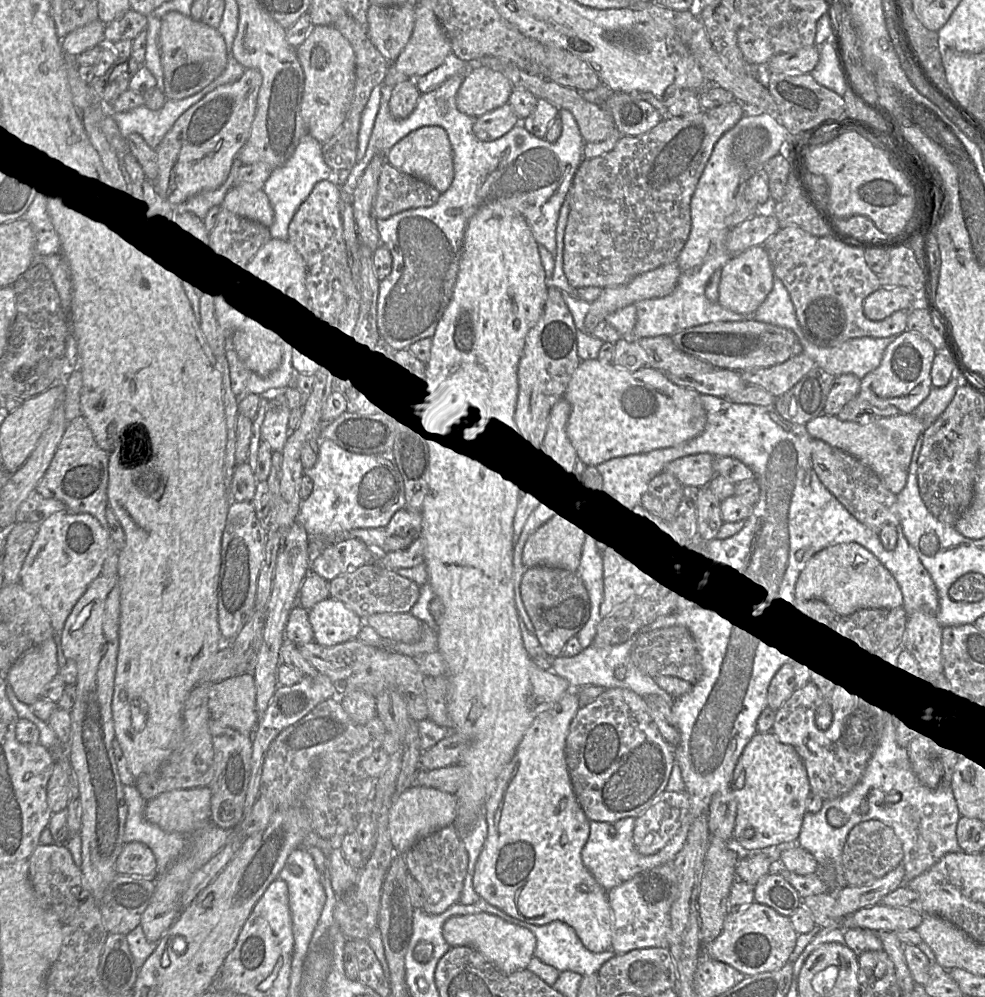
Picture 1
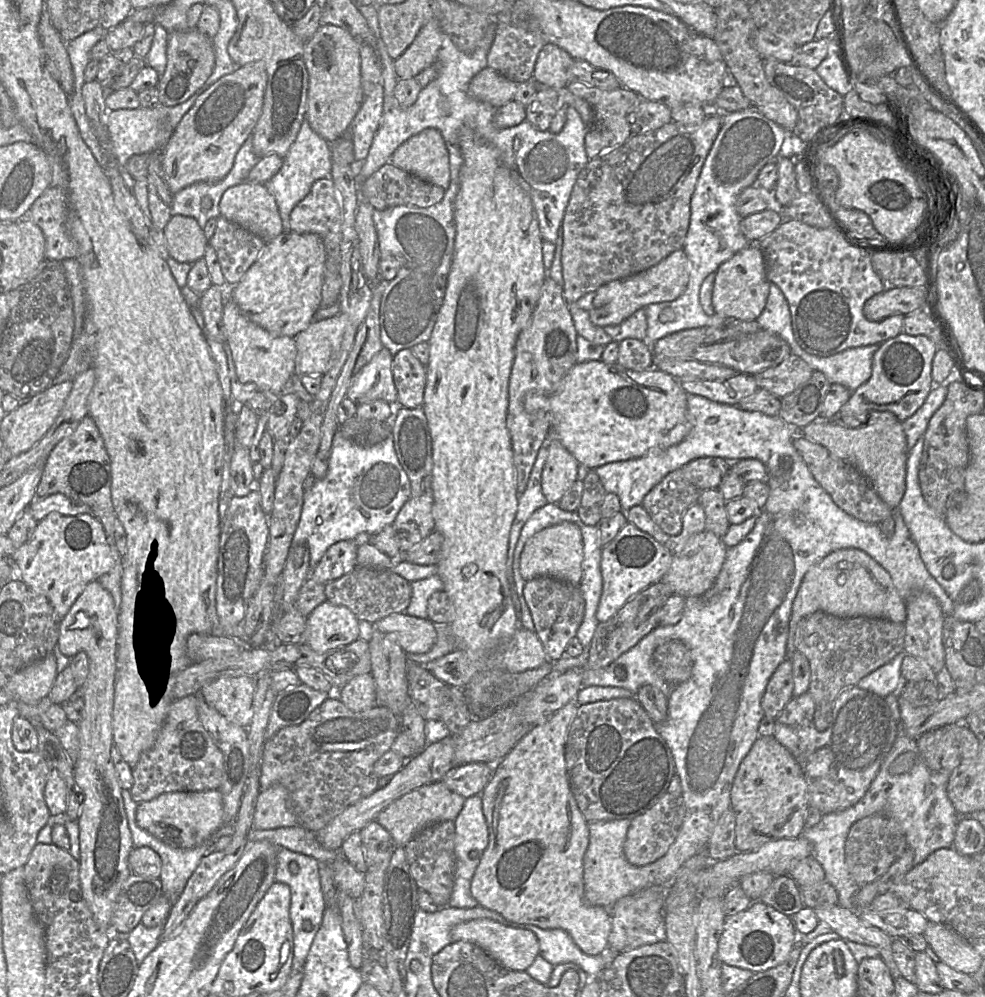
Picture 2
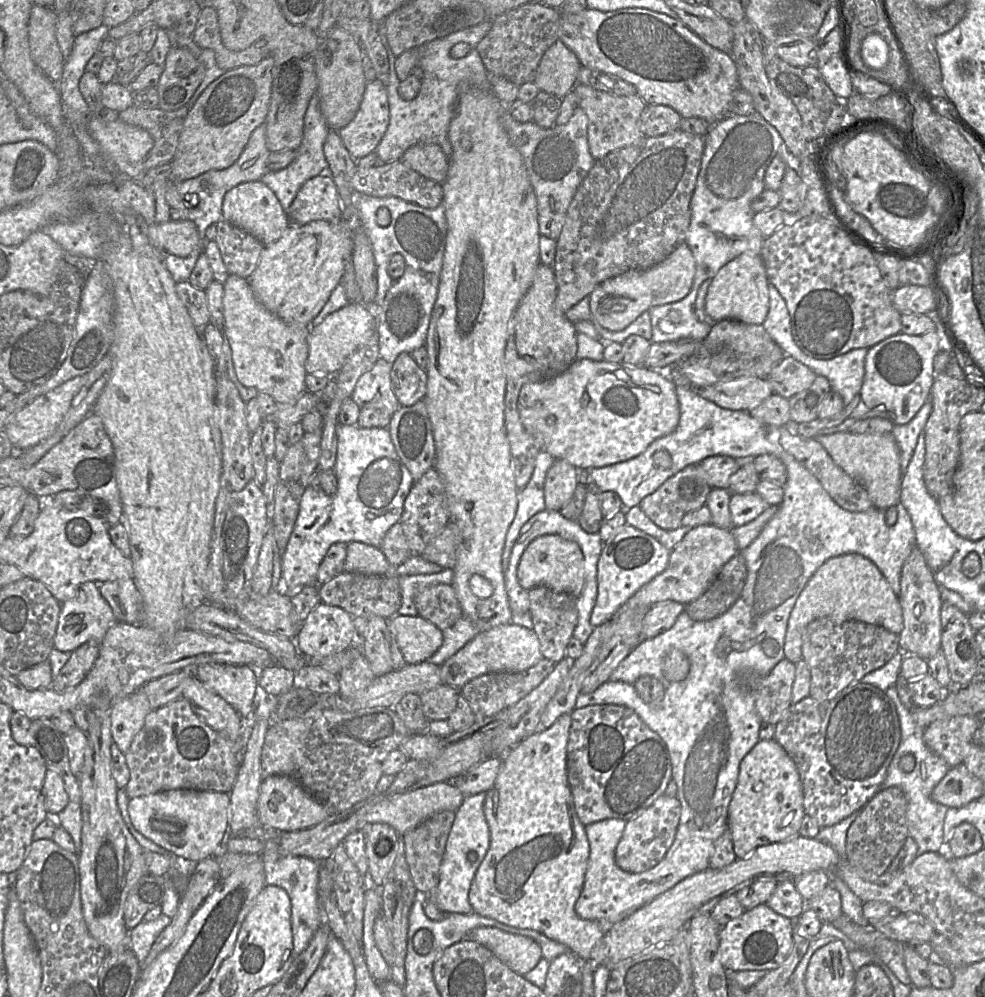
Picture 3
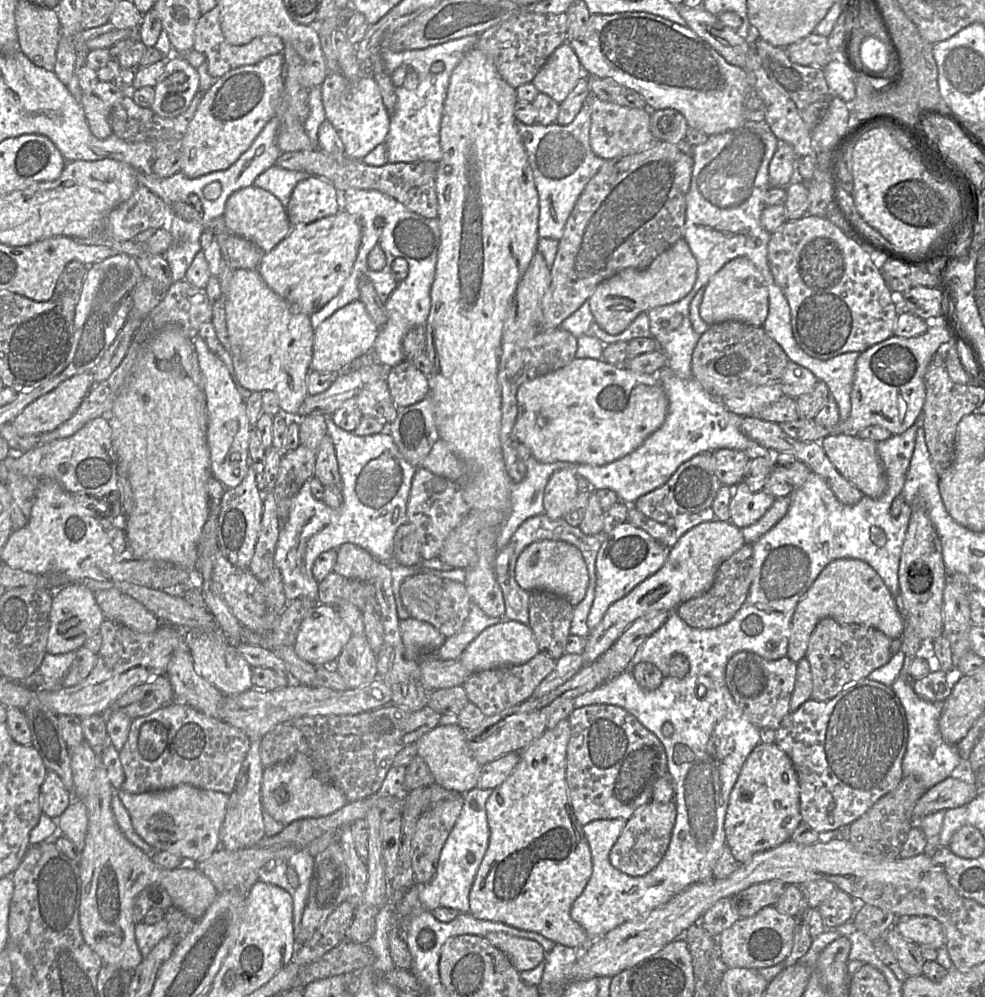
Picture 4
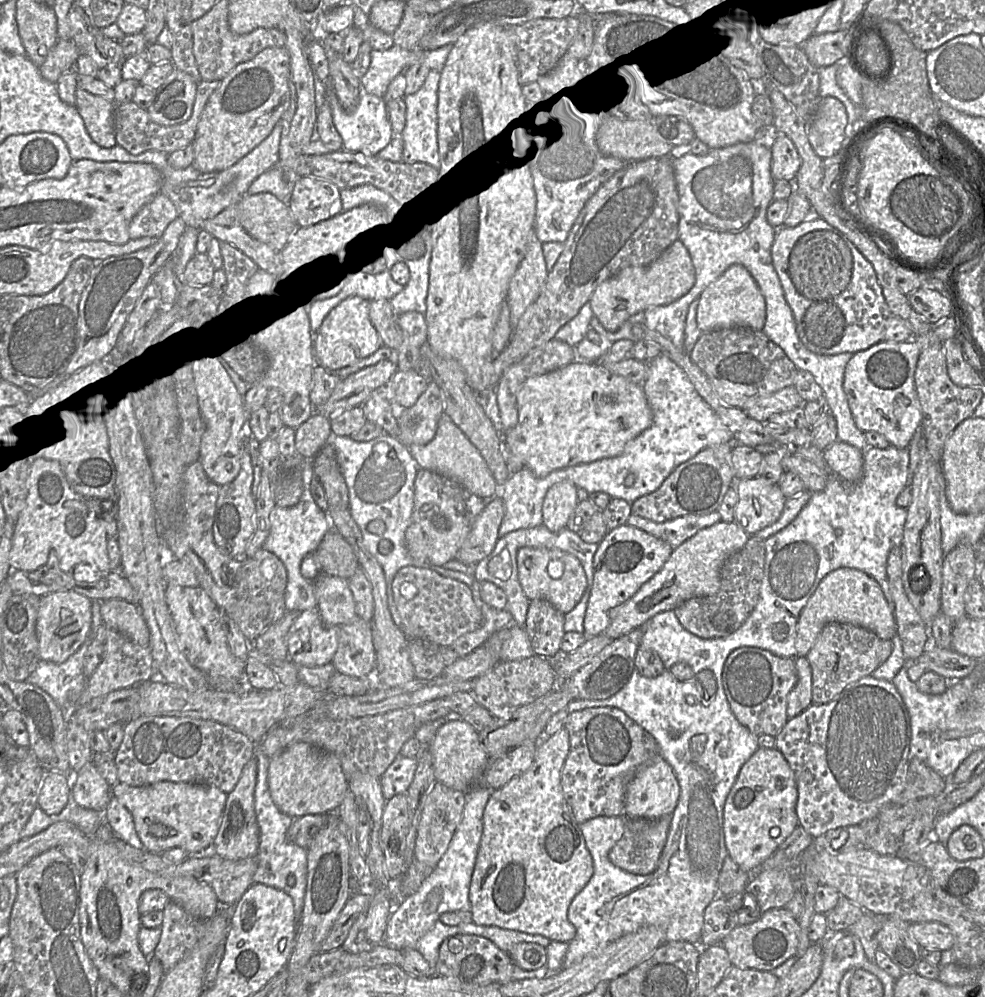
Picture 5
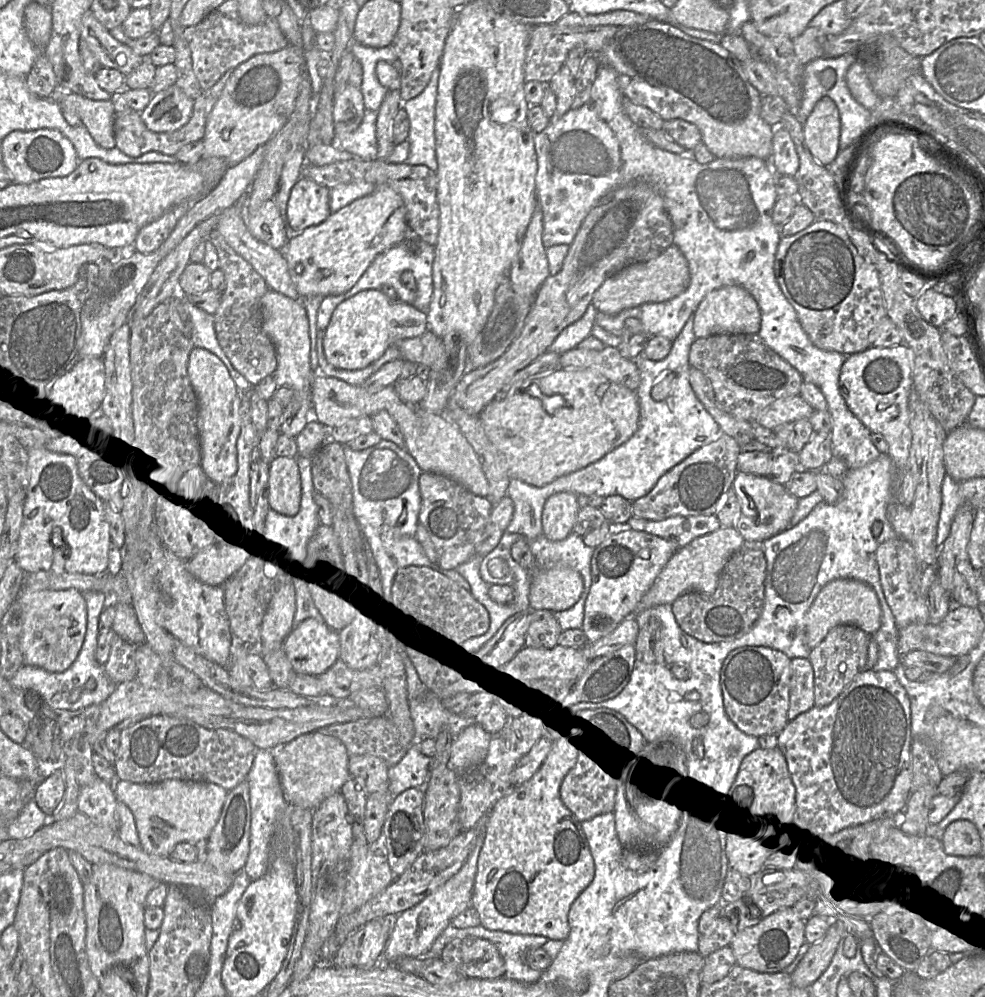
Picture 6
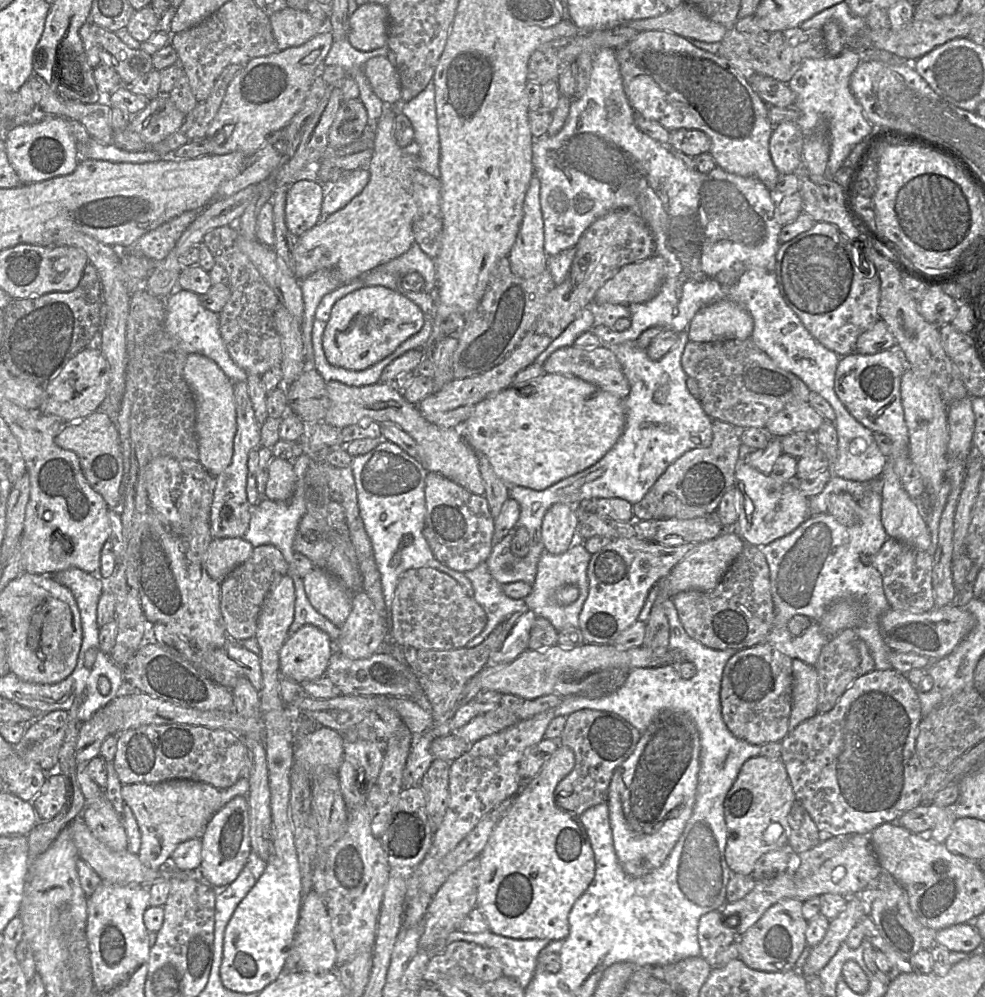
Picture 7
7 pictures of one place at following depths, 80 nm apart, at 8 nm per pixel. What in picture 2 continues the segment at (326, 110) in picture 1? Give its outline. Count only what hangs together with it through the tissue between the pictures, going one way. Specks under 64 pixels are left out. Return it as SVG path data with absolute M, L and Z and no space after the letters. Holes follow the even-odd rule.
M320 25L305 42L303 61L308 73L308 99L305 119L329 143L349 130L364 99L360 74L359 43L344 29Z

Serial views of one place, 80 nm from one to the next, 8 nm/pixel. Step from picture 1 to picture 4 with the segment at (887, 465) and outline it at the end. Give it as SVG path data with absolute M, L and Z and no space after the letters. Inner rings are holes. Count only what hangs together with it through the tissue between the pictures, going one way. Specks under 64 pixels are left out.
M839 434L829 435L821 440L820 443L837 471L864 495L879 498L884 494L887 481L876 451L876 442L861 439L855 434Z

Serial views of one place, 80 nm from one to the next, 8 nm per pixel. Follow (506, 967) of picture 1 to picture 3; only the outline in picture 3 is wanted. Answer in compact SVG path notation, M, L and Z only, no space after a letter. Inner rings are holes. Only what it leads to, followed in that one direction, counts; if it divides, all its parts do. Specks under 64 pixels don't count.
M494 927L475 928L466 938L487 947L520 975L530 972L543 958L540 945L533 939Z

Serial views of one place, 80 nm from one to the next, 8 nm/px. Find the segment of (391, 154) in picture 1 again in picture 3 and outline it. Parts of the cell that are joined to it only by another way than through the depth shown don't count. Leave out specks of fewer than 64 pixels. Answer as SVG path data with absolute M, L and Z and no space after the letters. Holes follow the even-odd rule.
M419 143L408 148L400 159L422 176L442 184L449 168L449 159L435 143Z

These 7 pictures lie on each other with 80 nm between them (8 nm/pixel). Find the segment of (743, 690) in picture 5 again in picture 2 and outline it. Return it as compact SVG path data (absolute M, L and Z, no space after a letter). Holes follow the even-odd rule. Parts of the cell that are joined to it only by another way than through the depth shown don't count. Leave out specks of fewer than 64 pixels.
M790 659L779 664L765 689L761 706L764 715L776 719L793 695L793 667Z

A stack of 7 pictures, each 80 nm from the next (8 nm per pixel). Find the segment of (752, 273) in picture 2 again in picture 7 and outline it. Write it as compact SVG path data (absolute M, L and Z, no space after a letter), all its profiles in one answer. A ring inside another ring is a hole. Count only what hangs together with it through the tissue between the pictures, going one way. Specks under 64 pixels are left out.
M721 300L700 309L688 327L689 342L712 342L721 339L746 340L751 337L751 315L734 302Z

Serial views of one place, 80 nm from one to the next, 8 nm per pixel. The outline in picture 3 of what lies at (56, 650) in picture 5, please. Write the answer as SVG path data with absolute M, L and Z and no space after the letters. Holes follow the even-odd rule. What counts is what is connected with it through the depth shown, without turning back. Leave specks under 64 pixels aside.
M95 582L81 584L74 597L61 604L53 647L62 652L74 652L82 644L95 641L99 644L111 625L117 622L114 613Z

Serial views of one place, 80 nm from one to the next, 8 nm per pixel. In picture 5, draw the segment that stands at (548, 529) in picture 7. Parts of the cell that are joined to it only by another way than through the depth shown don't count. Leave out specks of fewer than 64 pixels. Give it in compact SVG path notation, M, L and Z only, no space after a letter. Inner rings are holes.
M570 481L554 484L544 498L543 525L552 532L566 528L578 502L576 485Z

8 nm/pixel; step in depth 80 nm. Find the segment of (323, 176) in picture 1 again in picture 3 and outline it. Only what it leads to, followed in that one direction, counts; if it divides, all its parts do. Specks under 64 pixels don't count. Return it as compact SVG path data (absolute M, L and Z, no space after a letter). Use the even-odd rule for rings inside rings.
M315 95L310 99L304 115L303 138L300 146L296 149L294 160L286 168L277 171L267 171L260 178L260 181L276 195L287 214L301 186L310 178L325 174L327 171L327 161L323 152L323 145L328 131L328 125L320 110L319 99Z

